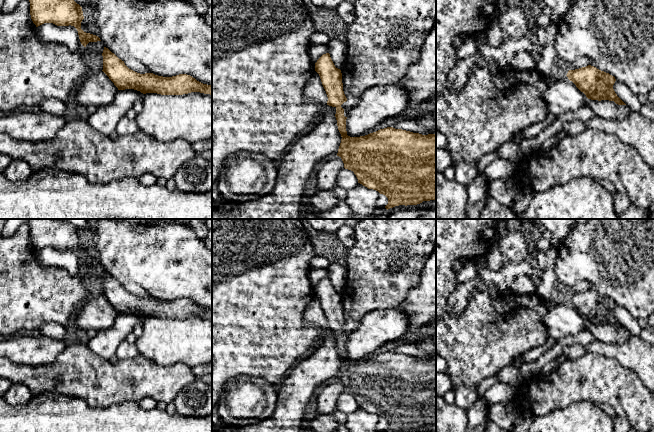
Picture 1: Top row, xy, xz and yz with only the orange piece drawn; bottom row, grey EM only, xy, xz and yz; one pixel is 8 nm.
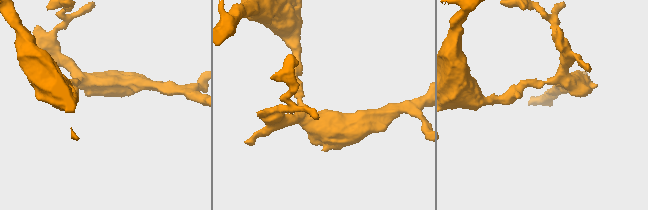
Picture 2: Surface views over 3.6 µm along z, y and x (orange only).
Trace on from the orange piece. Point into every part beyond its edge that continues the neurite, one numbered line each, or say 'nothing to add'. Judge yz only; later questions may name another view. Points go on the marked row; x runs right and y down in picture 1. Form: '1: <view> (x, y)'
nothing to add

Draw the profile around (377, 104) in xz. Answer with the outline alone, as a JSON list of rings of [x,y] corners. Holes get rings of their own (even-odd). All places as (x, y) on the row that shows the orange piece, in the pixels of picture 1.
[[[400,83],[373,86],[350,108],[346,119],[347,135],[365,136],[383,121],[398,116],[408,105],[408,91]]]

